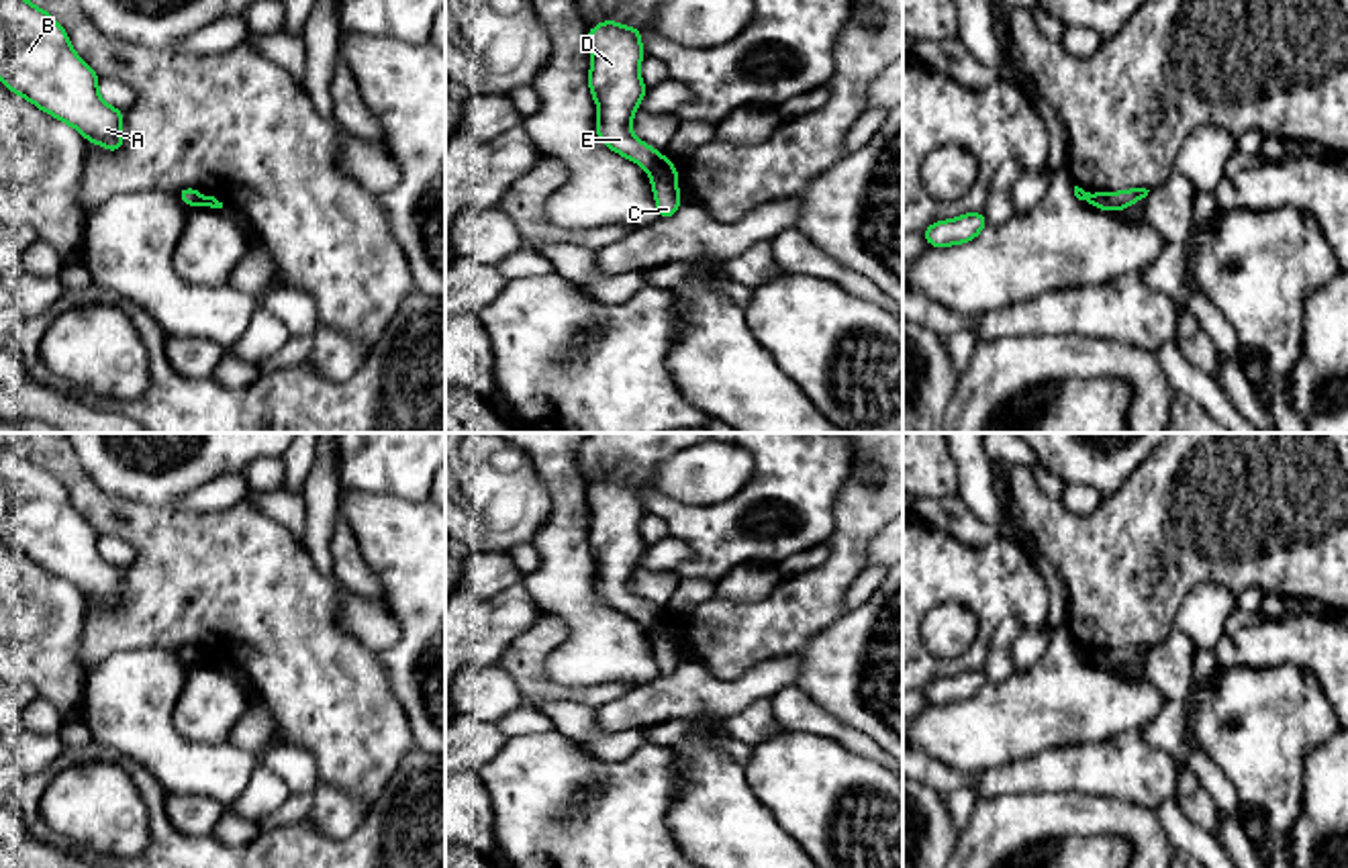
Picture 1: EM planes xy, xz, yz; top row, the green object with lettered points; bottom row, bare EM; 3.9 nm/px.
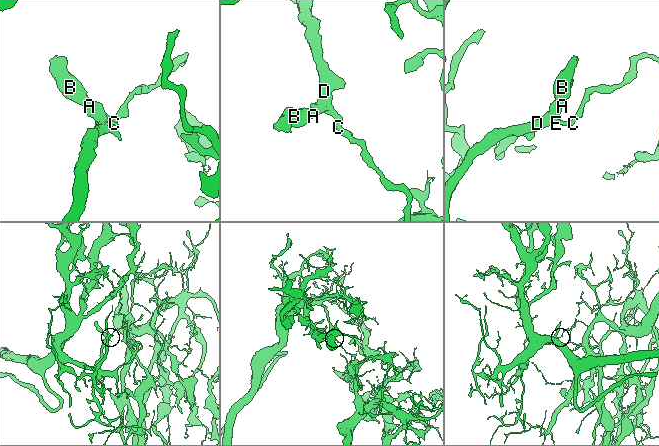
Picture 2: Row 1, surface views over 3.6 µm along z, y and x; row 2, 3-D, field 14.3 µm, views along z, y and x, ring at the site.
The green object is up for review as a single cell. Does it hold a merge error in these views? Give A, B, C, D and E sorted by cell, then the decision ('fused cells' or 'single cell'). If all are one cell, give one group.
A B D E / C | fused cells

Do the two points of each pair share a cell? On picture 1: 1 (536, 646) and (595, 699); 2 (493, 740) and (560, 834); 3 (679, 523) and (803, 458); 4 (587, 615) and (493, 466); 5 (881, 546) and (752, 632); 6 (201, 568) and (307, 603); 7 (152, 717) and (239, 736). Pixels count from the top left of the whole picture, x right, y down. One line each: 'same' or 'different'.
1: same
2: different
3: same
4: different
5: different
6: same
7: different

